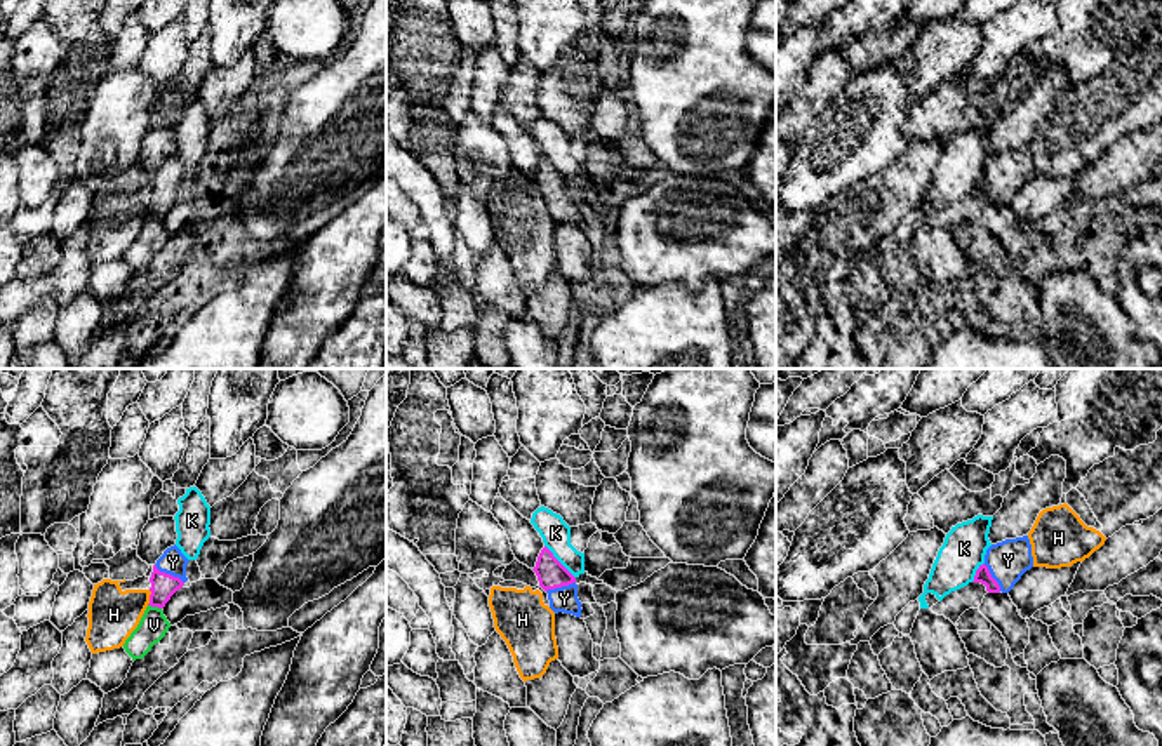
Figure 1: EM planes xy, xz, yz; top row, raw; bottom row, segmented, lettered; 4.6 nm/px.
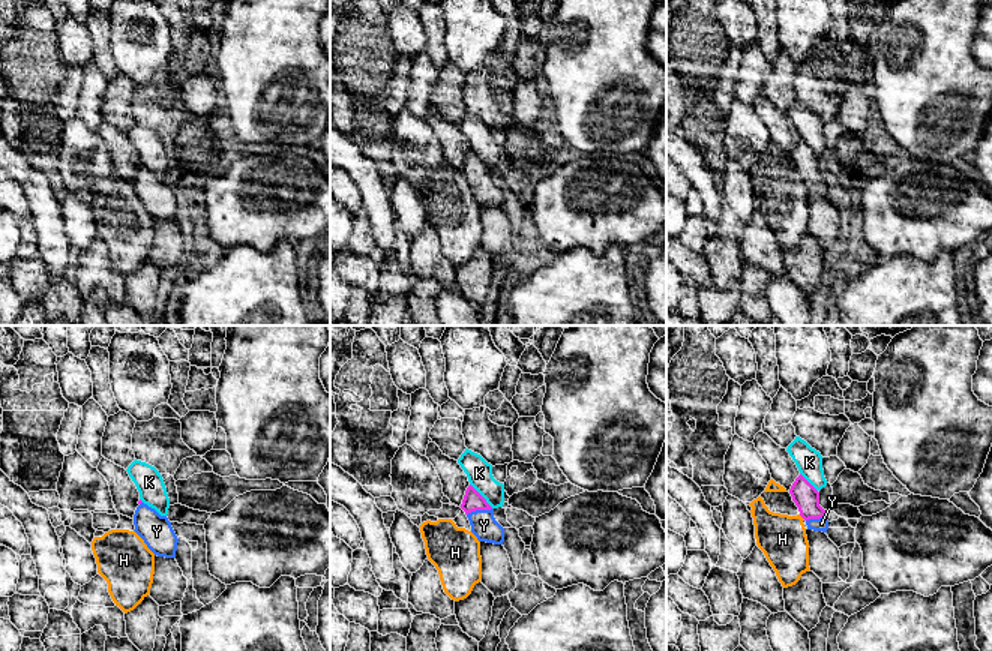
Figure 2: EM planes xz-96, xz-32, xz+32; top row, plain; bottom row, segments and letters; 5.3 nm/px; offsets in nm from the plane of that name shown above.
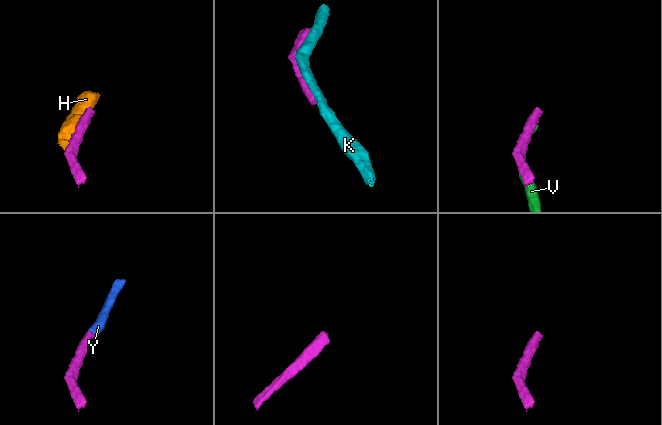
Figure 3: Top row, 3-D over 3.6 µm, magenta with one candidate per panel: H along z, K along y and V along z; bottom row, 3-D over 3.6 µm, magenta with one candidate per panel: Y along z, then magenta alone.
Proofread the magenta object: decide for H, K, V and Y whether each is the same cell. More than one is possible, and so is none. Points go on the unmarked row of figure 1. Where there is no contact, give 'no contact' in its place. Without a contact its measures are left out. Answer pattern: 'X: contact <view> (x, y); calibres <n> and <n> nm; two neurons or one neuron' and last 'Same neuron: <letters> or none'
H: contact xy (150, 207); calibres 110 and 240 nm; two neurons
K: contact xz (559, 173); calibres 130 and 140 nm; two neurons
V: contact xy (155, 216); calibres 110 and 140 nm; two neurons
Y: contact xy (169, 185); calibres 110 and 120 nm; one neuron
Same neuron: Y

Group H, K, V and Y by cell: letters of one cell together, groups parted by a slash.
H / K / V / Y

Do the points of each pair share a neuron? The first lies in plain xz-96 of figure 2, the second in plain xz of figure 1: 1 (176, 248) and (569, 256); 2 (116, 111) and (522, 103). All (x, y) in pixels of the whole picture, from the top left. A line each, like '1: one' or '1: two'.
1: one
2: one

